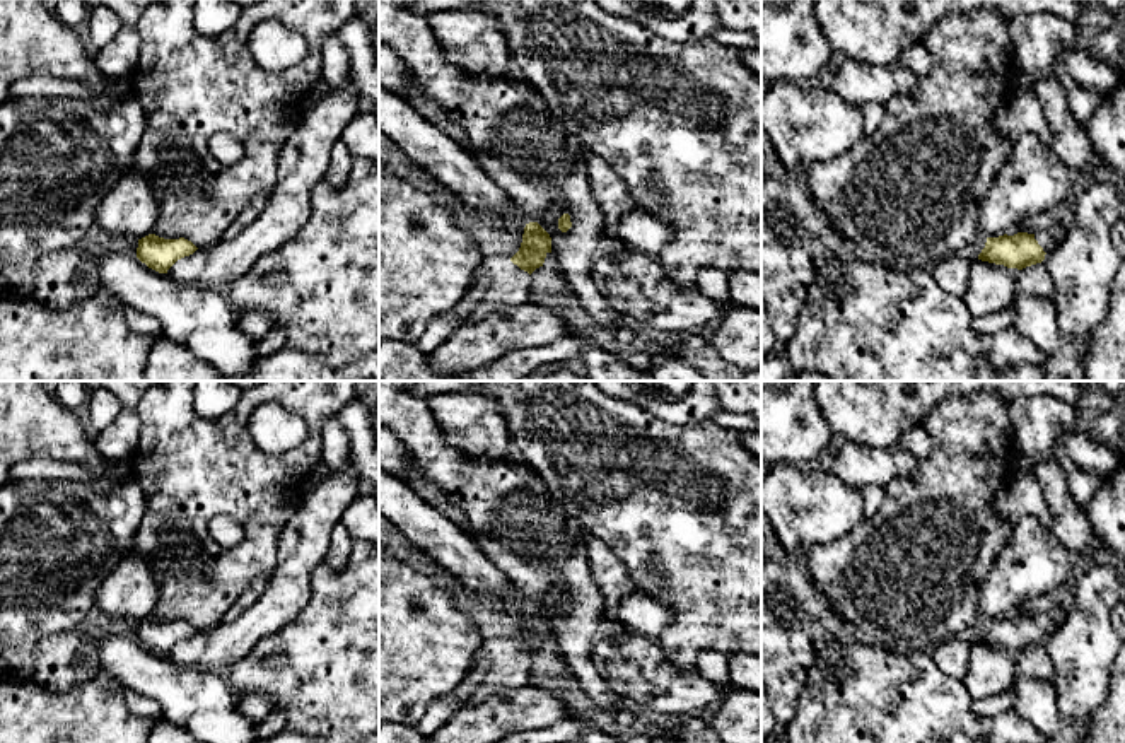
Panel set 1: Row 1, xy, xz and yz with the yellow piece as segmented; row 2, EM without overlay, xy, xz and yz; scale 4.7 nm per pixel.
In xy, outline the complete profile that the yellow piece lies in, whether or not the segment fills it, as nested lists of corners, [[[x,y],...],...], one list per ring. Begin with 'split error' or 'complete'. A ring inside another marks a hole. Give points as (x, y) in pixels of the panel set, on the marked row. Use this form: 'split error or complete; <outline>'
complete; [[[149,234],[138,239],[137,258],[149,268],[167,273],[167,270],[181,258],[189,256],[198,248],[184,239],[164,239],[155,234]]]

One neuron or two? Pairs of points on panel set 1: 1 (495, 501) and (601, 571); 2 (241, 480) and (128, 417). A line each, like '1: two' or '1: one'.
1: two
2: two

